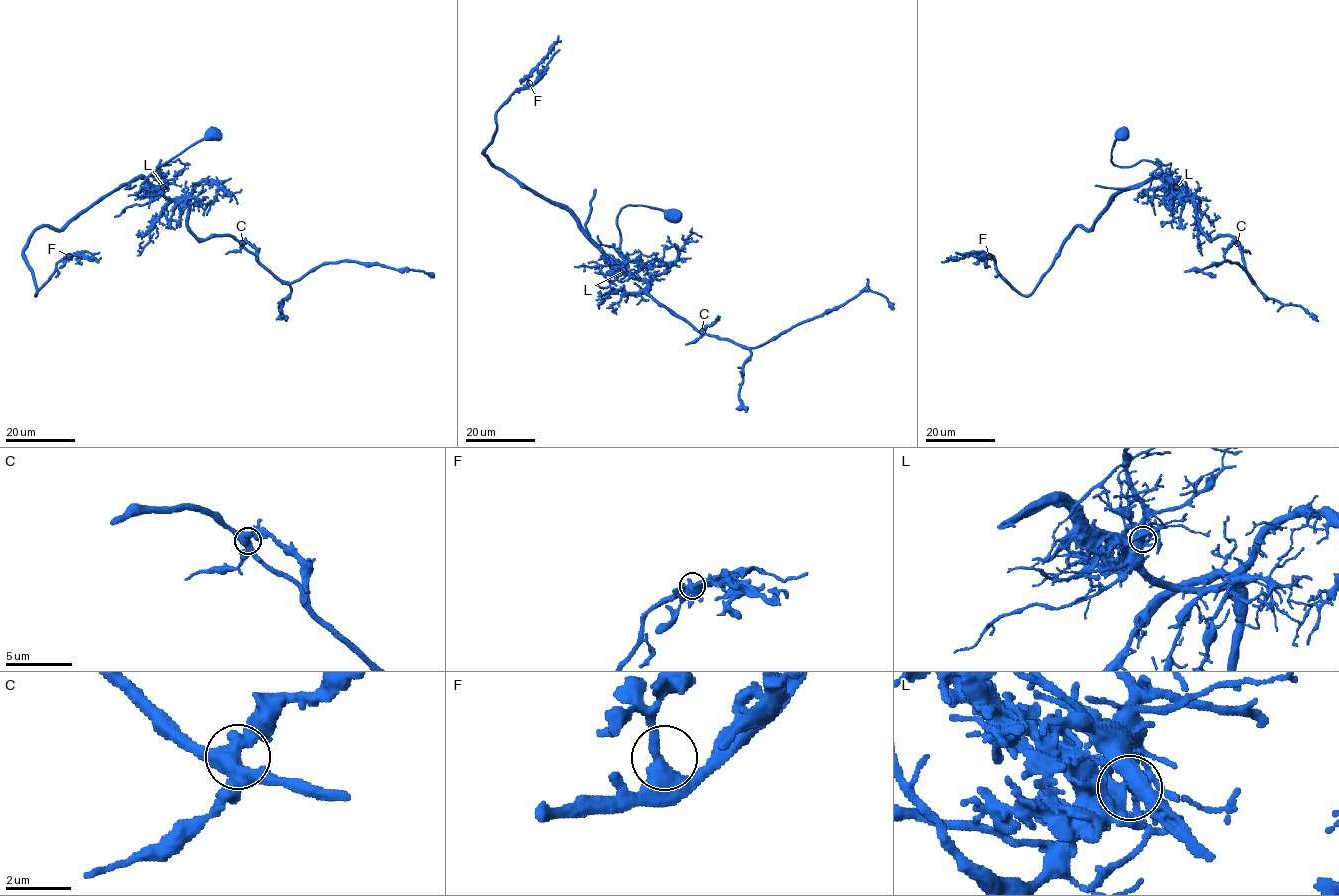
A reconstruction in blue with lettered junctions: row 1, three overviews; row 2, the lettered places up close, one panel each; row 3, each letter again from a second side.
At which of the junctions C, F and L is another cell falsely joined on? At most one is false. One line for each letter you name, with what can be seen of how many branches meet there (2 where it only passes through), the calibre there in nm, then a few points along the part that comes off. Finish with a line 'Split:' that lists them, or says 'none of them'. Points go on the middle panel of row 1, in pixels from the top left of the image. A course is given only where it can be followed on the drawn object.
L: 3 | 240 nm | (623, 270), (566, 209), (525, 189), (484, 155), (495, 132), (496, 111), (526, 86), (531, 71), (558, 36)
Split: L

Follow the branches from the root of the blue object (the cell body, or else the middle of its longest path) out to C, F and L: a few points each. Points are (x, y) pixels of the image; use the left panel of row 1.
C: (211, 132), (156, 166), (160, 160), (163, 194), (187, 199), (187, 226), (198, 238), (232, 236), (242, 243)
F: (211, 132), (160, 160), (161, 187), (134, 179), (59, 230), (39, 227), (24, 249), (36, 295), (69, 256)
L: (211, 132), (156, 166), (160, 160), (163, 179), (161, 187), (163, 187)

